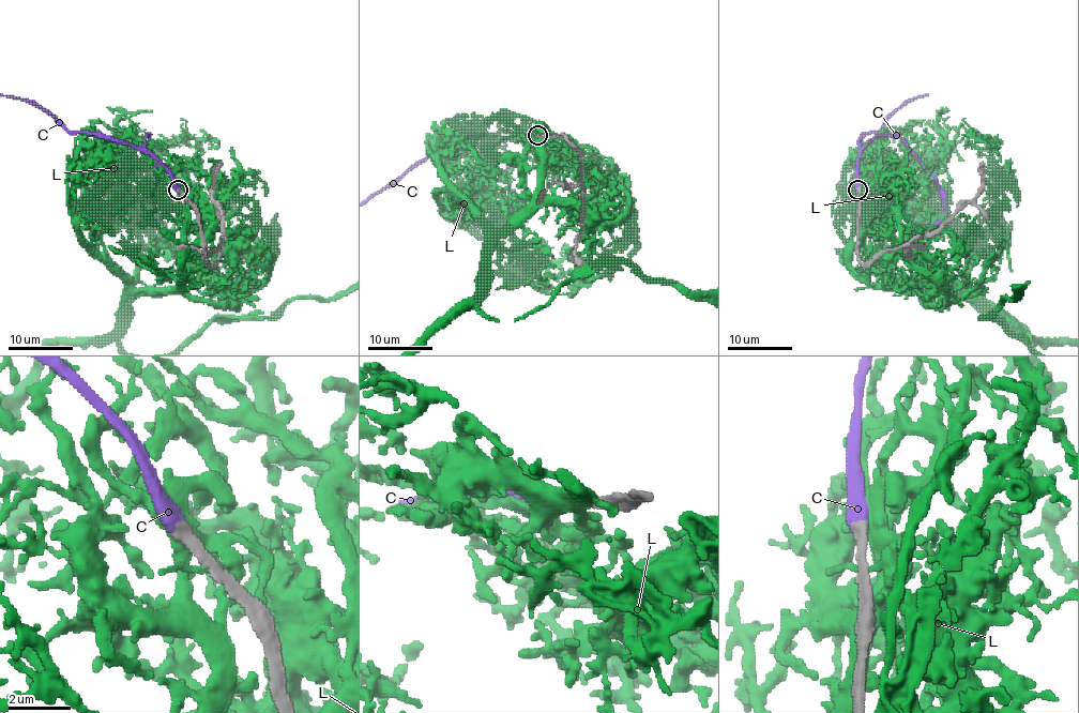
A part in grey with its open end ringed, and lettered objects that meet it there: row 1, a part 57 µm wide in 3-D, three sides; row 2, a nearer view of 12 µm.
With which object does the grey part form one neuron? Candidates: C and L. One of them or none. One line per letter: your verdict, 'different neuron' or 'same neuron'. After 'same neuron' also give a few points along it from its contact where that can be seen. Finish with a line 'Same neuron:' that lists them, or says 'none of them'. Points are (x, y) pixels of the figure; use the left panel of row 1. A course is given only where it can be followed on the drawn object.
C: same neuron
L: different neuron
Same neuron: C

